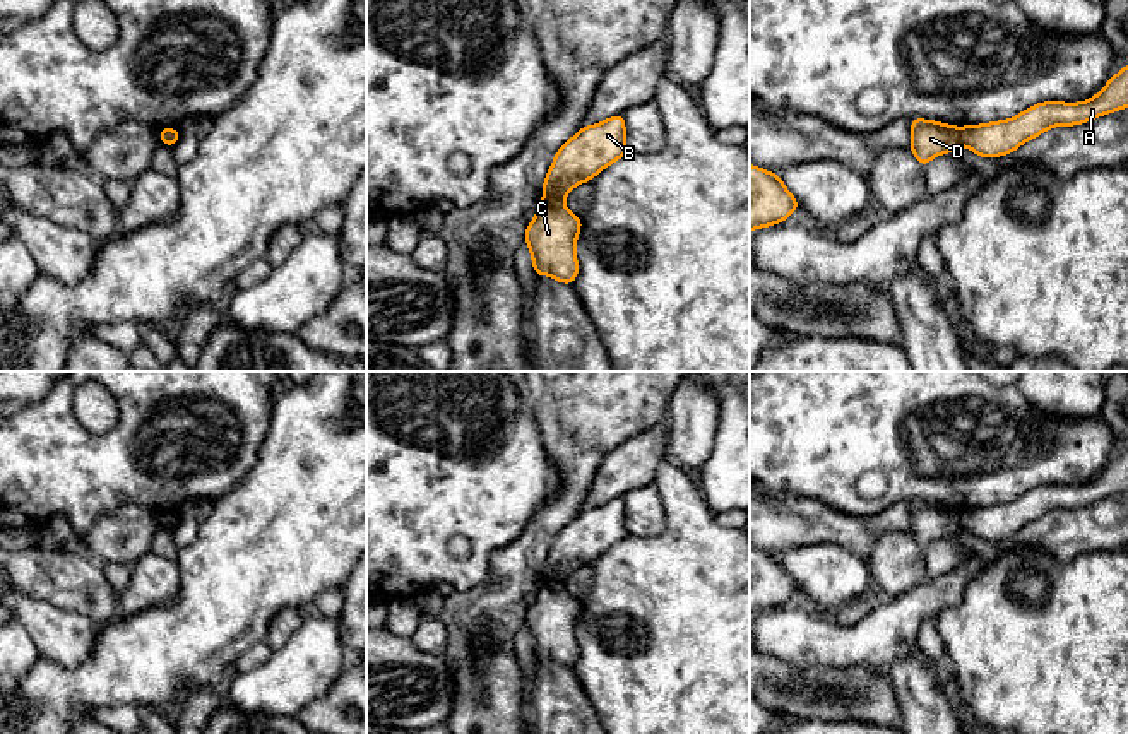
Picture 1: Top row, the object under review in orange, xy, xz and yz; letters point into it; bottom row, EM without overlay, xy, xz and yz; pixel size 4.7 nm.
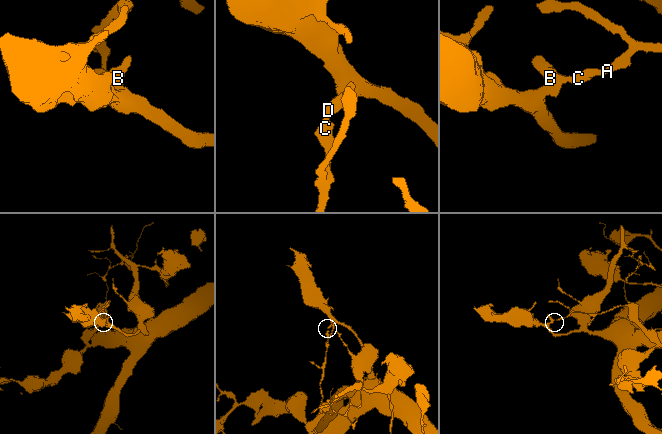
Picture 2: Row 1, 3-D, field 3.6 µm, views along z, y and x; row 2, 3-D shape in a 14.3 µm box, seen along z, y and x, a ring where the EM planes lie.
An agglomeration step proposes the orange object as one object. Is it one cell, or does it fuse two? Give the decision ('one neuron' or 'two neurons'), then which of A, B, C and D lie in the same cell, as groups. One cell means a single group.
two neurons; groups A C / B D

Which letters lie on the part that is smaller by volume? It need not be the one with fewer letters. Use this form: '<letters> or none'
A, C

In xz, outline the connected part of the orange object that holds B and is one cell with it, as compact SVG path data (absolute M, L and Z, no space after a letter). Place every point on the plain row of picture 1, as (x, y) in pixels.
M623 498L582 510L555 537L543 565L543 577L563 583L572 571L591 565L611 546L625 541L630 536L625 525L625 513Z

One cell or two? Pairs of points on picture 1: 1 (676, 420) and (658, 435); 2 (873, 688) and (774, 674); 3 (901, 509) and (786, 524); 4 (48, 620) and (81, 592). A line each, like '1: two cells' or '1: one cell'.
1: two cells
2: one cell
3: one cell
4: two cells

